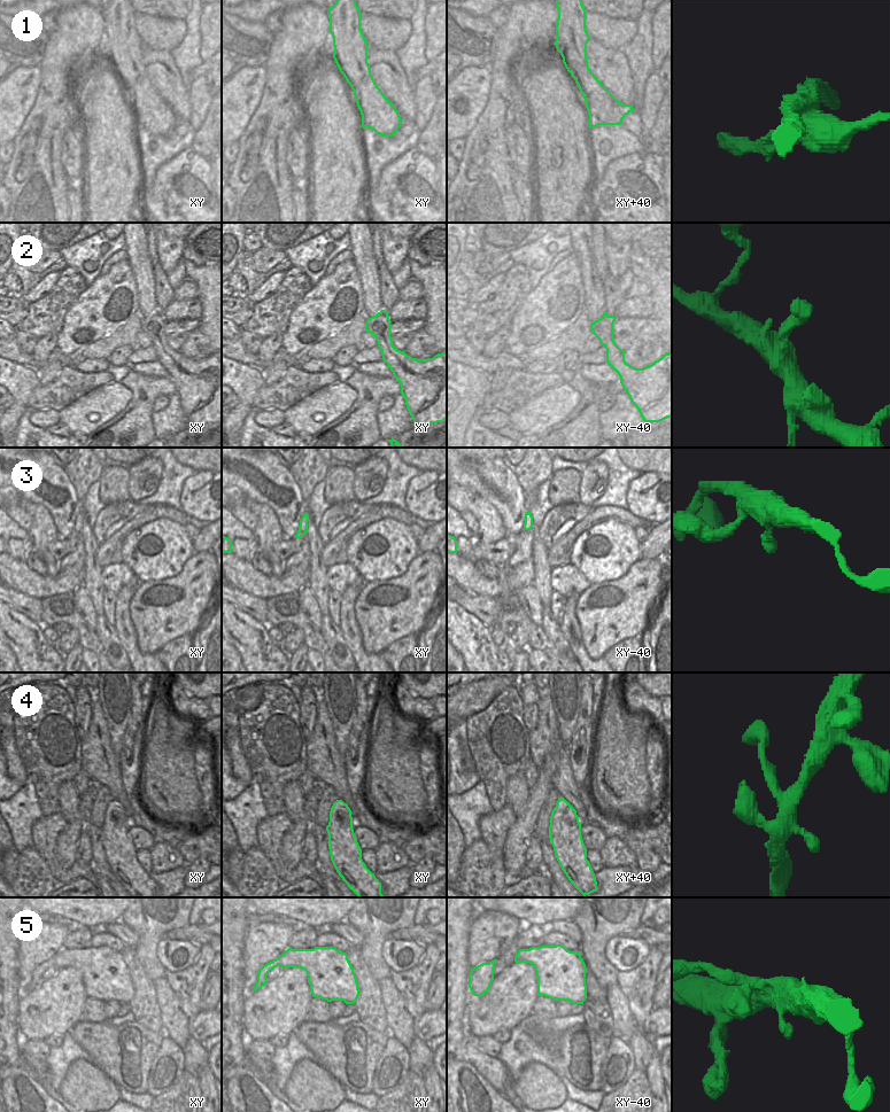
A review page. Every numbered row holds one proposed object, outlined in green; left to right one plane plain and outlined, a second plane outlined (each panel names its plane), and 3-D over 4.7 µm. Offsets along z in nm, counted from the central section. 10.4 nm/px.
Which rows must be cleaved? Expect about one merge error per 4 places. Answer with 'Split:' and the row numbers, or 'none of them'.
Split: 1

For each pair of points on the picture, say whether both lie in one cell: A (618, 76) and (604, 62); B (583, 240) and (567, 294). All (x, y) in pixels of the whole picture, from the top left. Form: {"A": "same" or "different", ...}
{"A": "same", "B": "different"}

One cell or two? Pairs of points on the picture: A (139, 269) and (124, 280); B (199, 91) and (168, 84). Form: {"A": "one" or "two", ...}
{"A": "two", "B": "two"}

